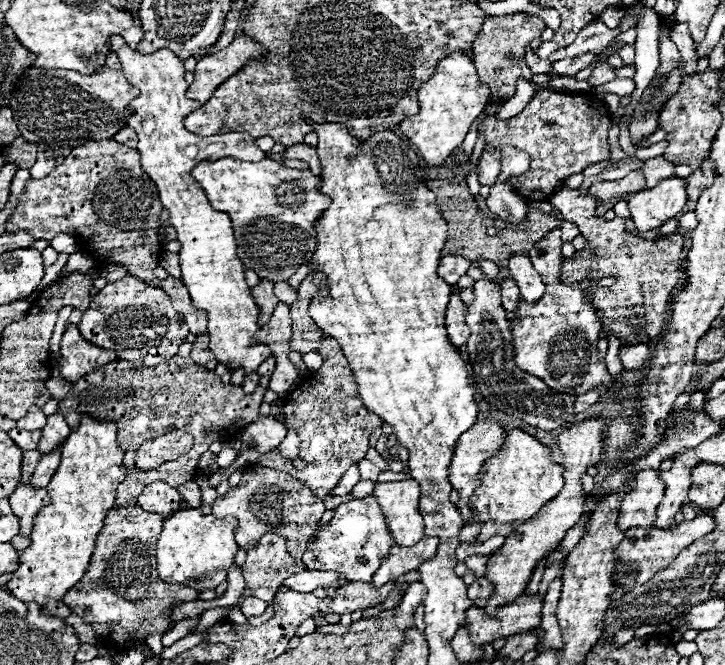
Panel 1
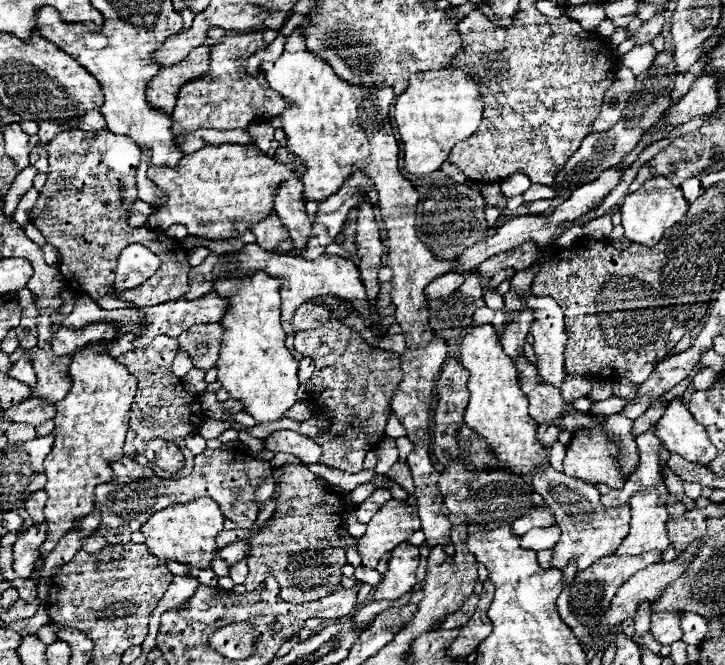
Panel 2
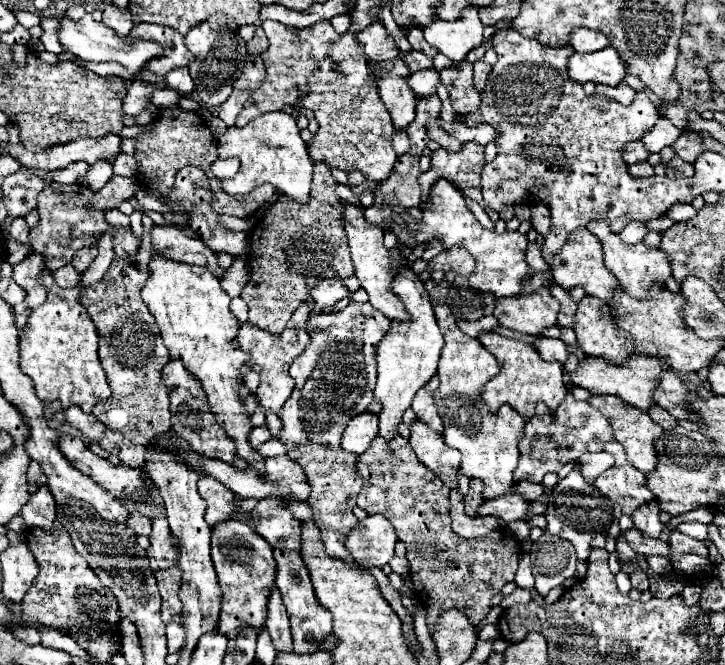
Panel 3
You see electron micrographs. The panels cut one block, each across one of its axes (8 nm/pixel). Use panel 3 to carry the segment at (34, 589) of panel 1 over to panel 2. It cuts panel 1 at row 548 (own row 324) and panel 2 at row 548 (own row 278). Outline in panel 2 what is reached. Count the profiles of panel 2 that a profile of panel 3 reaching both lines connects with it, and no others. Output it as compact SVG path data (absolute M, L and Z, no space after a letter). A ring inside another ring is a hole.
M100 346L82 348L70 364L72 388L64 400L56 402L54 418L54 446L44 460L46 468L46 486L48 502L44 508L48 536L40 546L40 558L36 562L36 572L42 570L44 558L54 550L56 542L68 532L80 526L80 518L88 516L94 510L94 488L98 484L112 480L110 464L116 458L124 456L124 436L130 420L130 404L136 396L136 378L128 374L124 364L118 364L108 352Z

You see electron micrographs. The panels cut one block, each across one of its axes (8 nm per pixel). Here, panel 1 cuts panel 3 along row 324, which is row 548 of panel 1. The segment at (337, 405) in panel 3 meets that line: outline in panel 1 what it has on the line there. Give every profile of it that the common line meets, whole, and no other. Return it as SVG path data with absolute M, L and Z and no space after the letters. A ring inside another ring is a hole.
M374 496L344 502L336 508L334 518L322 526L302 556L308 570L330 570L344 574L346 580L372 580L384 558L388 556L394 538L386 530L384 516Z

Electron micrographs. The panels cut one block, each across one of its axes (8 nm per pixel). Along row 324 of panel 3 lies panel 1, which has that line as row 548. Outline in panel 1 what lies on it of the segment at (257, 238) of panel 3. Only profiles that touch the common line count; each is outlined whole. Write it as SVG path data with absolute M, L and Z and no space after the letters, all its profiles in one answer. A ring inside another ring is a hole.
M264 534L264 540L248 552L242 566L242 576L246 580L244 594L270 602L284 578L298 574L300 570L306 570L306 566L288 556L286 542L276 534Z

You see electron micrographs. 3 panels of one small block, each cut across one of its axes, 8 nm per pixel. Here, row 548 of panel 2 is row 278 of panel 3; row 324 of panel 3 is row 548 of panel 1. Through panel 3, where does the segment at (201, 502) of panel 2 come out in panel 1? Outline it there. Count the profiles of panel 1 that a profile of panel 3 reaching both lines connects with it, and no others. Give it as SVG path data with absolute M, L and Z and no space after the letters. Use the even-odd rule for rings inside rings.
M210 506L180 510L174 516L166 518L156 550L158 576L168 584L184 584L196 592L216 588L226 580L226 574L234 564L234 556L238 552L238 544L234 542L236 528L236 518L220 520L210 514Z

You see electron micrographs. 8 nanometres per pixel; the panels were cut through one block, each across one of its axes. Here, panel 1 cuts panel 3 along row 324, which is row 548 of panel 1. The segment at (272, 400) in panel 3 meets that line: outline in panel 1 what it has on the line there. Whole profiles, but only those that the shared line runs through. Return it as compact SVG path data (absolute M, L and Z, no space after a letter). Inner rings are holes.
M250 466L244 472L242 482L236 488L230 488L224 496L216 498L212 504L212 514L216 518L228 518L228 516L238 518L236 544L246 552L254 548L264 534L278 534L286 540L288 552L294 558L302 558L310 536L320 526L324 510L326 510L324 502L316 498L312 490L308 490L300 480L292 478L286 472L260 466Z

